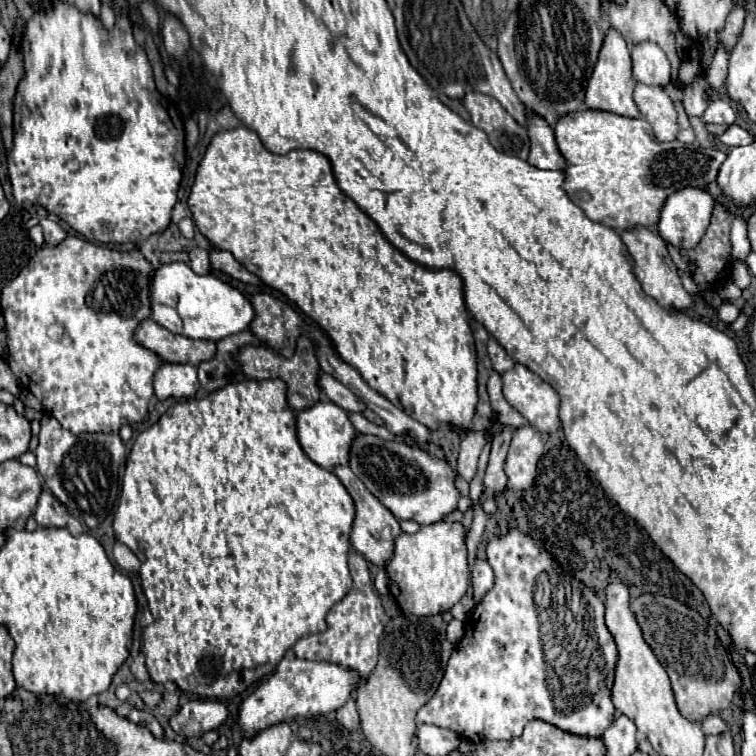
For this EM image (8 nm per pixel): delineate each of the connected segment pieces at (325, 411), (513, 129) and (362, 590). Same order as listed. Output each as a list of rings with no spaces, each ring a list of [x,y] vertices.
[[[319,401],[313,407],[307,407],[297,415],[297,439],[301,443],[301,449],[319,467],[333,469],[337,465],[347,465],[349,445],[351,445],[353,437],[355,437],[355,429],[353,429],[347,413],[331,401]]]
[[[467,93],[463,105],[471,113],[471,121],[475,127],[483,129],[493,143],[493,147],[505,155],[515,155],[519,159],[527,159],[529,155],[529,135],[527,129],[521,127],[497,99],[481,95],[481,93]]]
[[[361,553],[349,555],[349,571],[353,577],[351,591],[327,613],[327,631],[317,635],[301,637],[293,651],[299,659],[323,659],[333,665],[341,665],[347,669],[353,669],[357,673],[363,673],[365,677],[373,671],[377,665],[379,655],[379,637],[389,621],[381,607],[381,597],[375,593],[375,587],[371,585],[369,565],[367,559]]]

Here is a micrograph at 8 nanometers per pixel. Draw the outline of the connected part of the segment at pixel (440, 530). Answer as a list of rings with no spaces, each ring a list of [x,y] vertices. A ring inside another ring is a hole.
[[[437,521],[421,525],[421,529],[413,535],[401,535],[395,539],[395,553],[383,569],[389,577],[389,591],[405,615],[413,613],[417,617],[425,617],[449,611],[469,589],[463,525]]]

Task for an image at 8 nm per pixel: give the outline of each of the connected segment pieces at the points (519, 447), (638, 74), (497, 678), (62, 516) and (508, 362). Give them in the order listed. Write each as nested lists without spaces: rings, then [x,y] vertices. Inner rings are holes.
[[[533,427],[517,429],[505,459],[505,473],[509,477],[507,487],[525,491],[533,485],[537,475],[537,463],[543,455],[543,441]]]
[[[643,41],[633,45],[631,61],[633,61],[635,81],[659,87],[665,87],[671,81],[669,61],[657,43]]]
[[[511,529],[507,535],[501,535],[487,545],[487,561],[495,571],[495,587],[485,593],[481,603],[477,603],[473,613],[467,617],[465,635],[447,663],[443,681],[439,683],[435,695],[419,709],[417,721],[451,729],[459,737],[471,741],[475,741],[475,737],[481,741],[515,739],[533,719],[541,719],[575,735],[603,735],[615,719],[611,685],[617,661],[615,641],[603,621],[603,603],[581,581],[561,573],[551,555],[541,551],[531,537],[519,533],[517,529]],[[539,583],[545,583],[541,595]],[[563,651],[569,657],[567,661],[563,661]],[[545,667],[549,683],[545,679]]]
[[[43,489],[33,517],[41,527],[65,527],[69,513],[67,513],[65,505],[61,505],[49,489]]]
[[[489,337],[487,349],[489,349],[489,357],[491,357],[491,363],[493,363],[493,369],[497,373],[505,373],[507,369],[511,369],[515,365],[515,361],[505,353],[505,349],[497,343],[497,339]]]

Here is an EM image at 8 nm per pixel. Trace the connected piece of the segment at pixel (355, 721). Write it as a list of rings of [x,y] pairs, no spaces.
[[[349,697],[347,703],[337,709],[337,721],[347,729],[347,731],[353,731],[359,727],[359,715],[357,715],[357,709],[355,709],[355,699]]]

